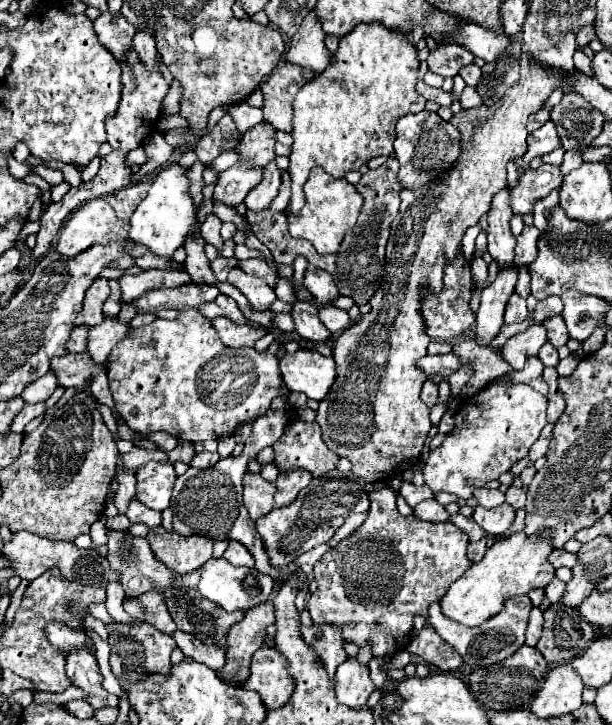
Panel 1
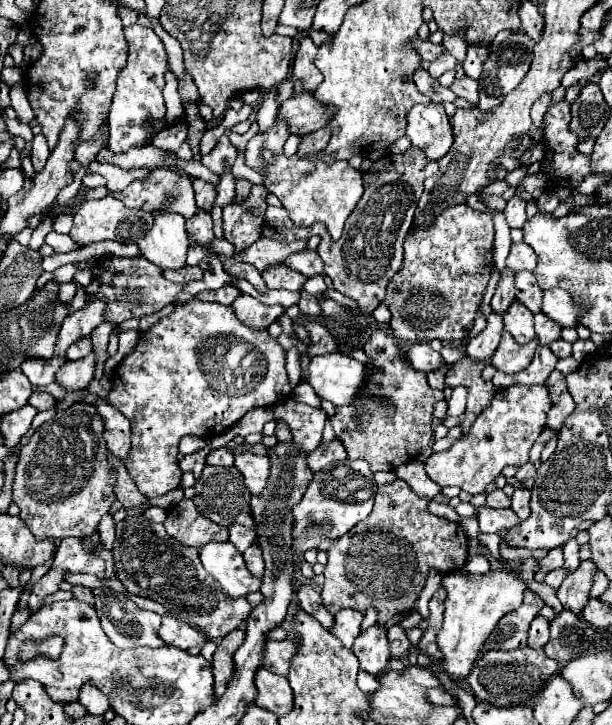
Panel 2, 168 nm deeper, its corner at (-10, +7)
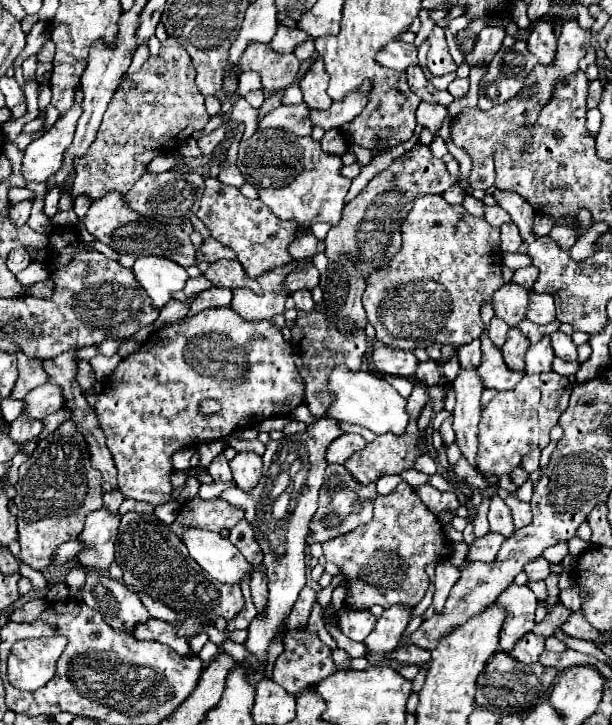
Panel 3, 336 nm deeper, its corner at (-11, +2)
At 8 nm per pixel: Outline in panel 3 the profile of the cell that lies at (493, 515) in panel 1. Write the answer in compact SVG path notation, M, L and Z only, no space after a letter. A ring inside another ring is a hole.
M494 532L486 534L484 538L474 540L472 546L470 546L470 552L466 556L466 562L476 562L476 560L492 562L496 558L502 542L504 542L504 538L500 534L494 534Z

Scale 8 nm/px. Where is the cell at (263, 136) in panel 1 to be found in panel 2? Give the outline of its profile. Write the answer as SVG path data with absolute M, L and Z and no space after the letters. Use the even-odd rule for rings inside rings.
M301 93L299 97L289 97L289 99L279 107L277 119L279 119L279 121L287 121L287 127L291 129L293 135L307 135L307 133L313 133L313 131L325 127L325 125L327 125L327 119L333 115L331 111L333 111L331 107L325 107L325 105L321 105L319 101L315 101L311 93Z

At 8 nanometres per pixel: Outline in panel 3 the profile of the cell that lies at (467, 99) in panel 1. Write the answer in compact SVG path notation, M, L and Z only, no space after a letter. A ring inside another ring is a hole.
M456 78L454 82L450 82L448 92L450 92L454 98L466 96L466 92L468 92L468 78Z

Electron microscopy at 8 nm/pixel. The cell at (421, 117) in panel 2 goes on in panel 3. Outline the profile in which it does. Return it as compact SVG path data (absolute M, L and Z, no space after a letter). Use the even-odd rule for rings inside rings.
M420 102L418 110L416 110L416 120L428 128L432 134L438 132L444 116L446 116L446 106L440 106L440 104L432 104L432 102Z

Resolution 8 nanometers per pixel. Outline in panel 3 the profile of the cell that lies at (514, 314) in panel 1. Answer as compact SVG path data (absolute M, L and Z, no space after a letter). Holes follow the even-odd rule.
M518 328L508 330L508 340L502 346L502 356L510 370L524 372L524 354L526 354L528 346L530 346L528 338L524 338L524 334Z

